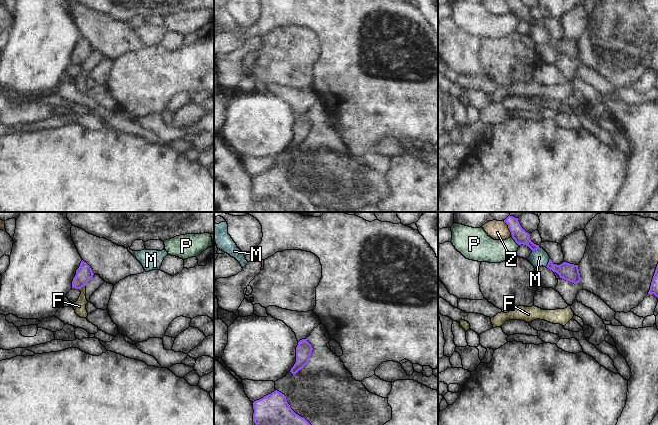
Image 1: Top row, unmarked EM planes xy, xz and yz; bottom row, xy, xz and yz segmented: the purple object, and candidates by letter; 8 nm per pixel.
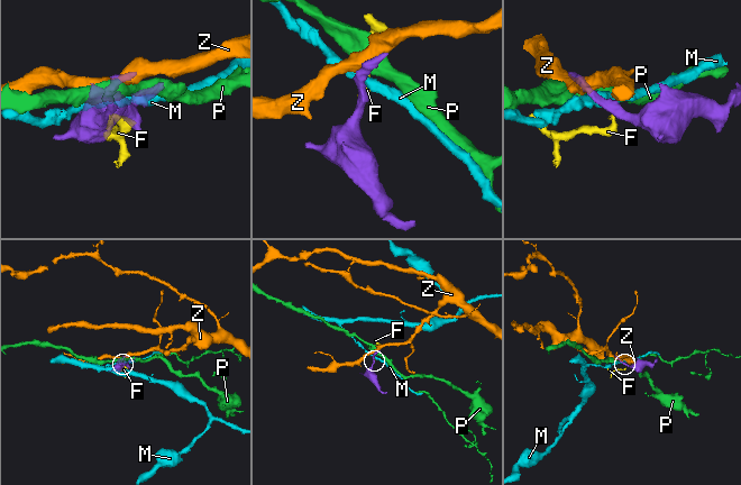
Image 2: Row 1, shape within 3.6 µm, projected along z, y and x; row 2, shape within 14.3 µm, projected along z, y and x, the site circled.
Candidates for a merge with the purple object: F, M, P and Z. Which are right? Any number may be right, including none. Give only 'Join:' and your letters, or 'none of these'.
Join: none of these

